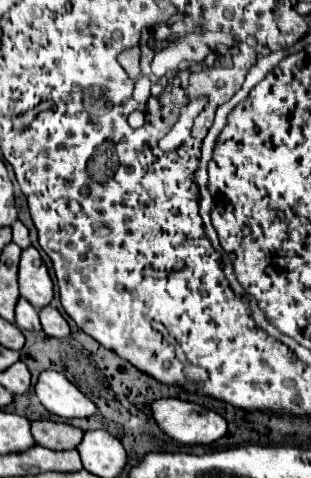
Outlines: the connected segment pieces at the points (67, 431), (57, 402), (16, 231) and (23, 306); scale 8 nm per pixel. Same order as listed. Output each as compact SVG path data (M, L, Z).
M33 420L31 422L31 436L33 436L35 444L39 444L39 446L55 448L55 450L71 450L83 438L83 430L63 424L63 422Z
M43 370L39 374L35 382L35 396L51 414L63 418L87 418L97 412L97 406L55 370Z
M15 220L15 222L11 224L11 230L13 230L13 242L19 244L19 248L31 246L31 242L29 242L29 232L27 232L27 228L25 228L19 220Z
M19 298L17 306L15 306L15 322L21 330L41 330L39 324L39 312L25 300Z

